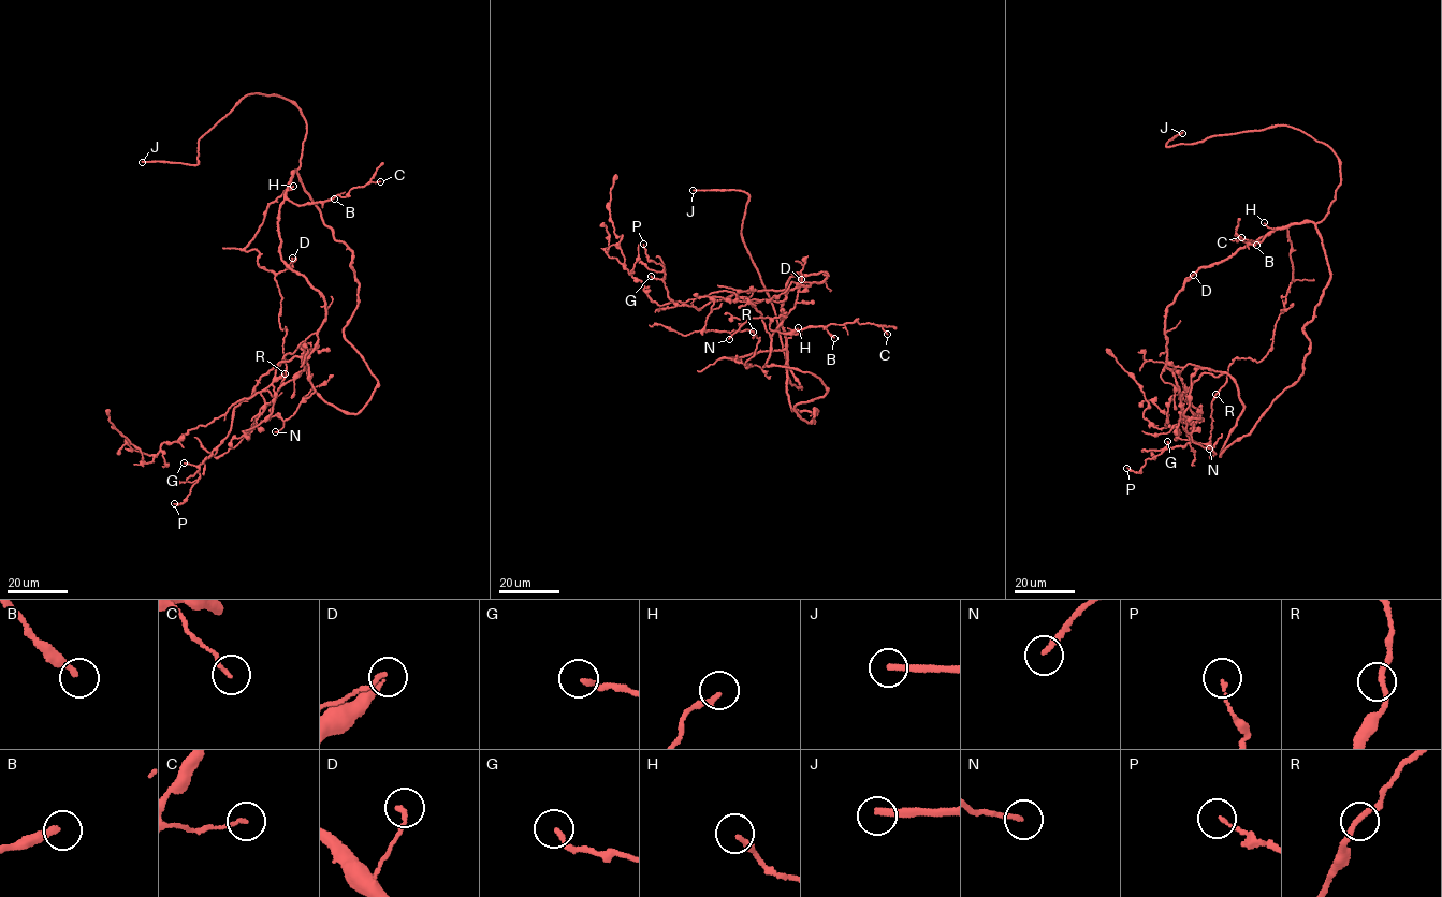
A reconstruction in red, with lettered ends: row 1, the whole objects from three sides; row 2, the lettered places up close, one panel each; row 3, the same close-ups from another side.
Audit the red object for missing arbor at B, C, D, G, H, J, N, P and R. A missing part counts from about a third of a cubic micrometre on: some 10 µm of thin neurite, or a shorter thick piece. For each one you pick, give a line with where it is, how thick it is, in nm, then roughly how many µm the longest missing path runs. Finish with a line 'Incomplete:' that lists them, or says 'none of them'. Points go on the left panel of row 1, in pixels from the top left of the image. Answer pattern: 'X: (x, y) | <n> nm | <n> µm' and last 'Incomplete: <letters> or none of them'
B: (334, 199) | 280 nm | 25 µm
J: (142, 162) | 240 nm | 15 µm
N: (275, 431) | 180 nm | 20 µm
Incomplete: B, J, N

